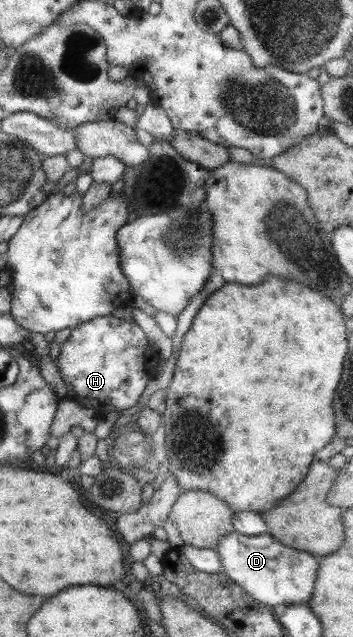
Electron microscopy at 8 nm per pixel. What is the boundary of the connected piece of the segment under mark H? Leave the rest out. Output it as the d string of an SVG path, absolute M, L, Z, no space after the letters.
M109 314L74 327L55 363L65 388L73 391L70 399L97 413L119 413L137 403L147 382L157 375L159 361L156 350L149 347L144 331L135 322Z

